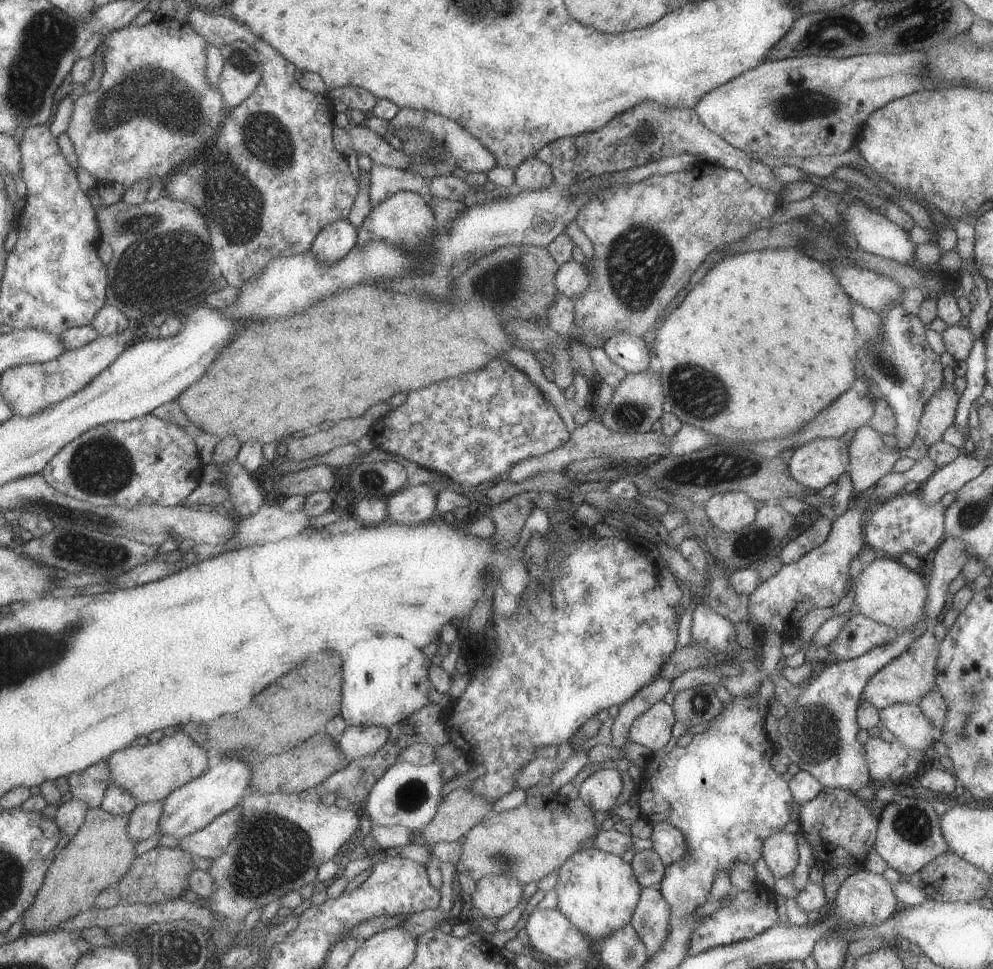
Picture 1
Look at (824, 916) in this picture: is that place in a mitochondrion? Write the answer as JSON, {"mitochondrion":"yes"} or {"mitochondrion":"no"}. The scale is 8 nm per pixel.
{"mitochondrion":"no"}

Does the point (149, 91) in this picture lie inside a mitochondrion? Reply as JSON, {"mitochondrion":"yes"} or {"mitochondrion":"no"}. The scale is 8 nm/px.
{"mitochondrion":"yes"}

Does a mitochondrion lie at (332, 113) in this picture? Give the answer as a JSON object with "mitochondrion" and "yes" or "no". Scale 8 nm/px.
{"mitochondrion":"no"}

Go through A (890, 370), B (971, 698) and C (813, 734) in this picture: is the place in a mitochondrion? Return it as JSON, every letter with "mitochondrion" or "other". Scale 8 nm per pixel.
{"A":"mitochondrion","B":"mitochondrion","C":"mitochondrion"}

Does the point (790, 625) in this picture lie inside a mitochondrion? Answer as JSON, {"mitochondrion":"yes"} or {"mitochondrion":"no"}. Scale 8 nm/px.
{"mitochondrion":"no"}

